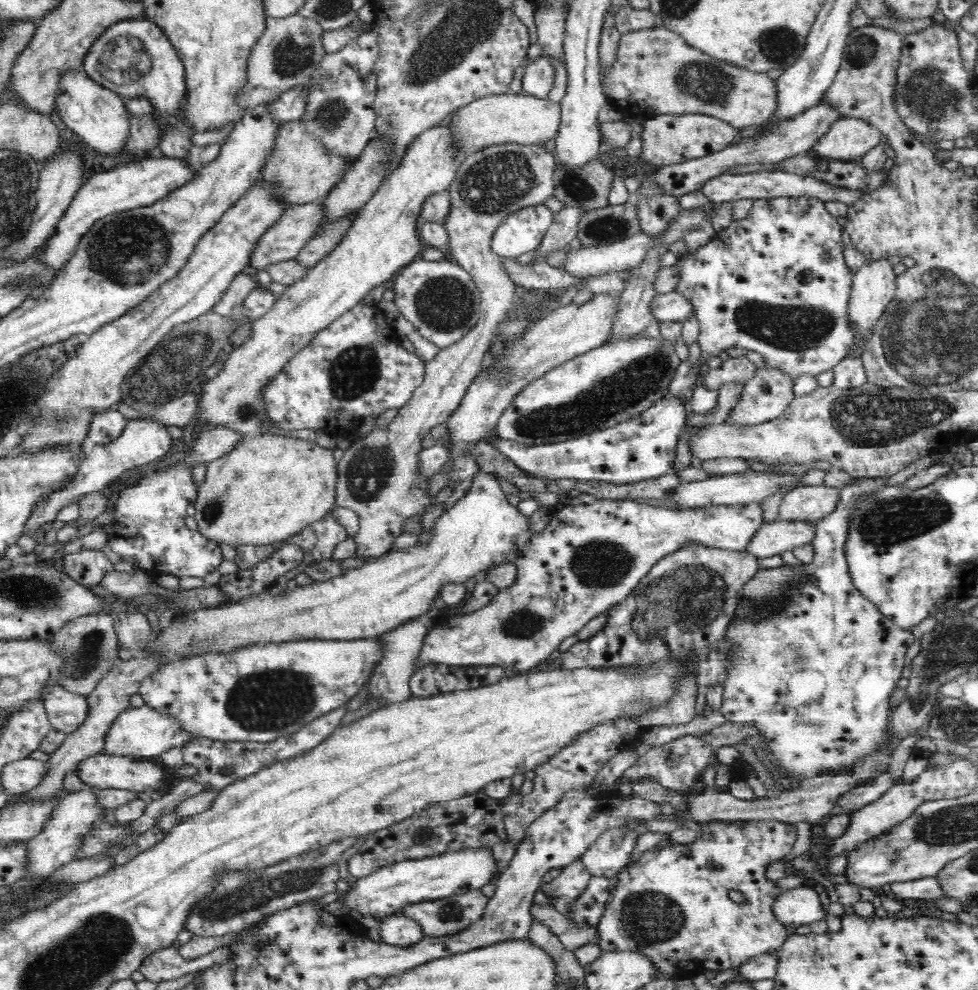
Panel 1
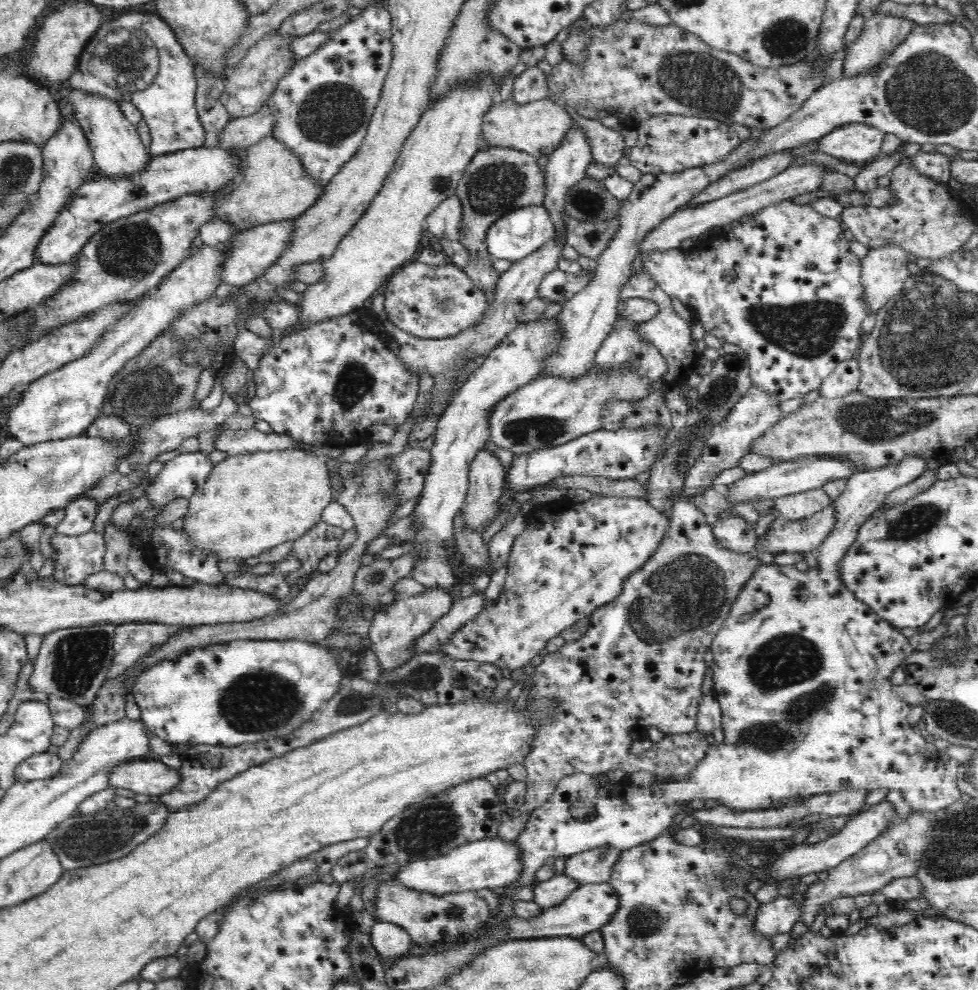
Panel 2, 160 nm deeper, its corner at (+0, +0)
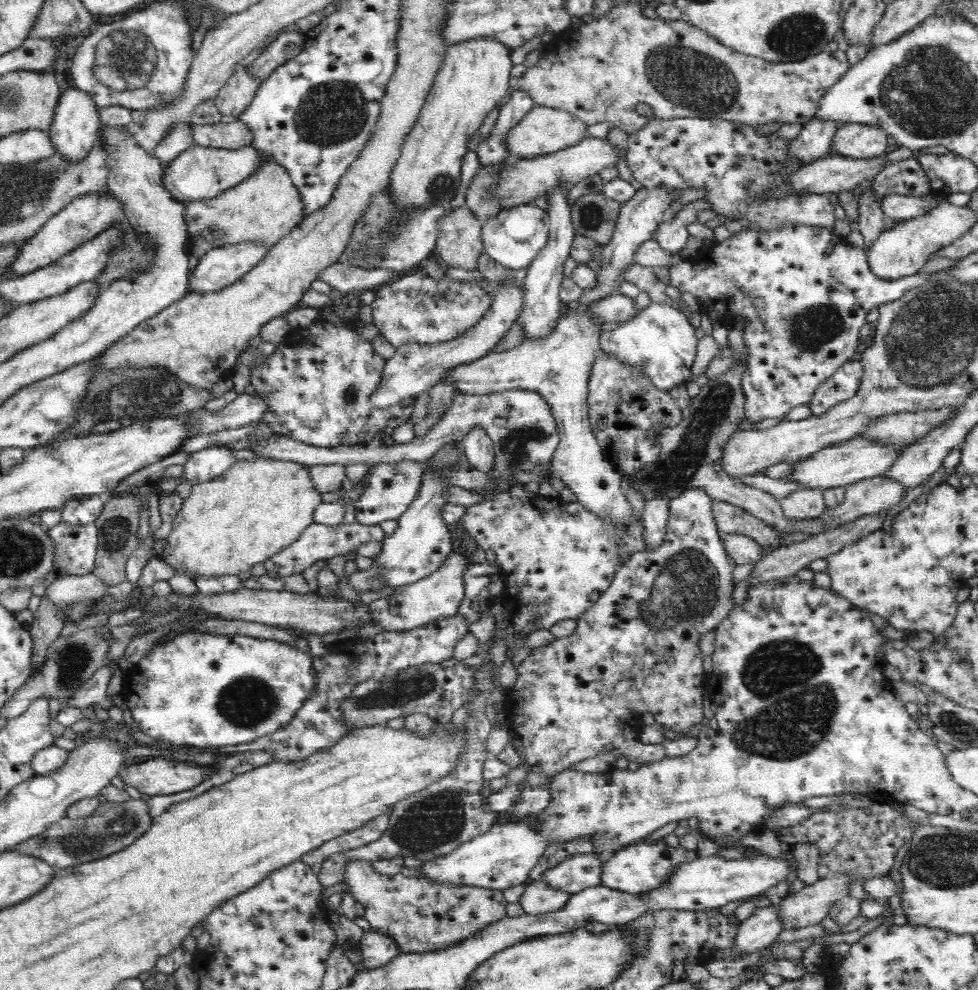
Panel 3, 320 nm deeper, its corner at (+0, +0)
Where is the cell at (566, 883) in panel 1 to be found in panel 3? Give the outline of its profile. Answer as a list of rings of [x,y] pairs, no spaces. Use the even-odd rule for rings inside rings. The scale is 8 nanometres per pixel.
[[[529,881],[518,904],[524,909],[524,914],[540,916],[563,909],[569,897],[568,893],[554,890],[542,881]]]

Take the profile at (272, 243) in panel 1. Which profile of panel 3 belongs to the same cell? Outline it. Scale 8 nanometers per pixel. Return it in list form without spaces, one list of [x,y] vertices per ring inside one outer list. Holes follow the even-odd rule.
[[[240,243],[228,245],[227,247],[214,247],[201,257],[194,259],[195,266],[188,274],[188,293],[197,292],[200,295],[207,292],[216,292],[228,285],[240,280],[244,274],[266,256],[270,248],[262,243]]]

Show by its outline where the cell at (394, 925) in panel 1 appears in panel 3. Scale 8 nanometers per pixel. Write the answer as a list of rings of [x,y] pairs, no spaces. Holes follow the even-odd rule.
[[[366,930],[360,940],[360,968],[357,970],[369,971],[388,964],[398,954],[398,945],[388,936]]]

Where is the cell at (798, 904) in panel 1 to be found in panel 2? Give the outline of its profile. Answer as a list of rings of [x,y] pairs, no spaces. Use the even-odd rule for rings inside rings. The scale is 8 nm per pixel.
[[[785,892],[777,896],[772,902],[759,906],[754,916],[754,929],[762,937],[773,937],[789,933],[796,920],[801,918],[801,905]]]

